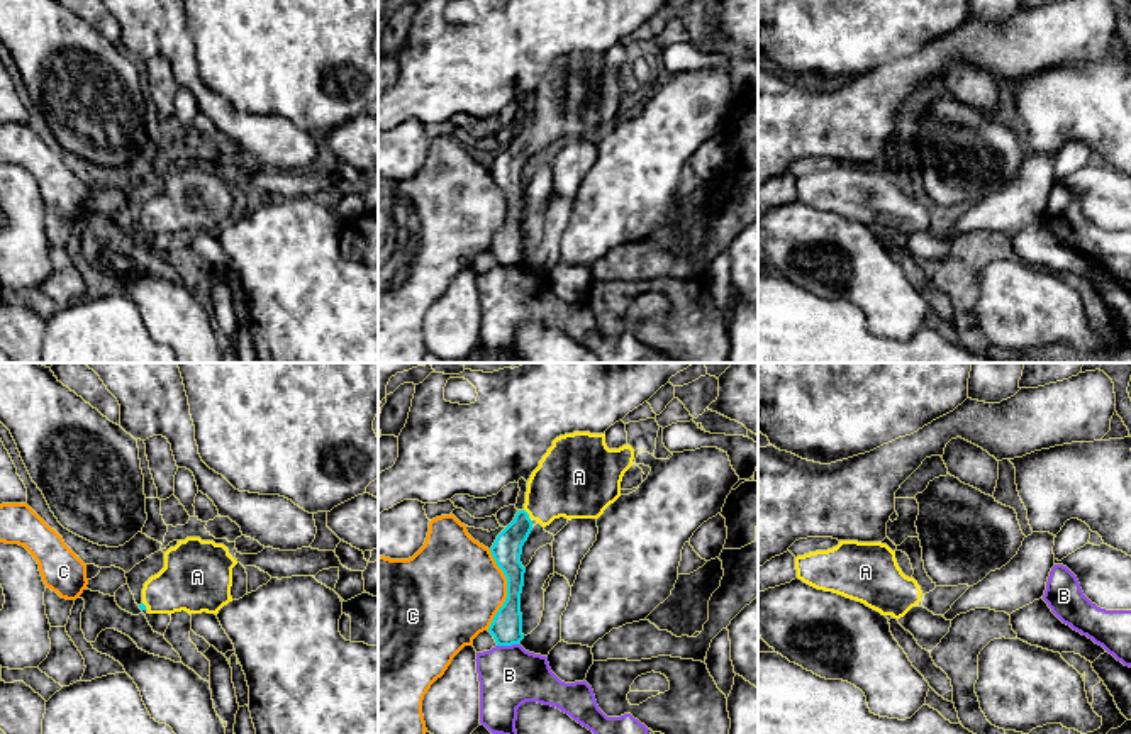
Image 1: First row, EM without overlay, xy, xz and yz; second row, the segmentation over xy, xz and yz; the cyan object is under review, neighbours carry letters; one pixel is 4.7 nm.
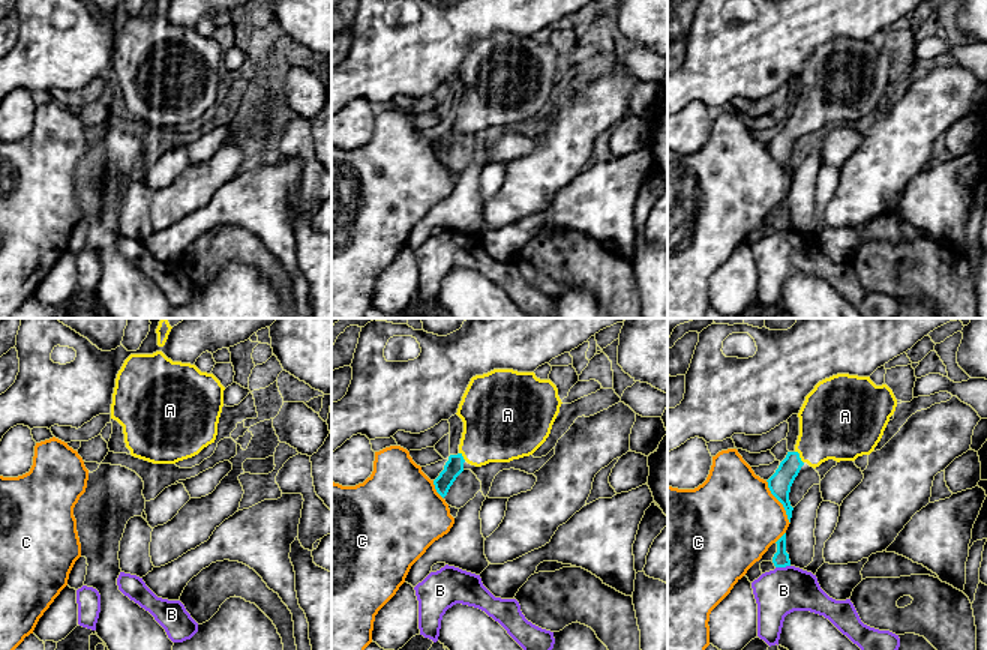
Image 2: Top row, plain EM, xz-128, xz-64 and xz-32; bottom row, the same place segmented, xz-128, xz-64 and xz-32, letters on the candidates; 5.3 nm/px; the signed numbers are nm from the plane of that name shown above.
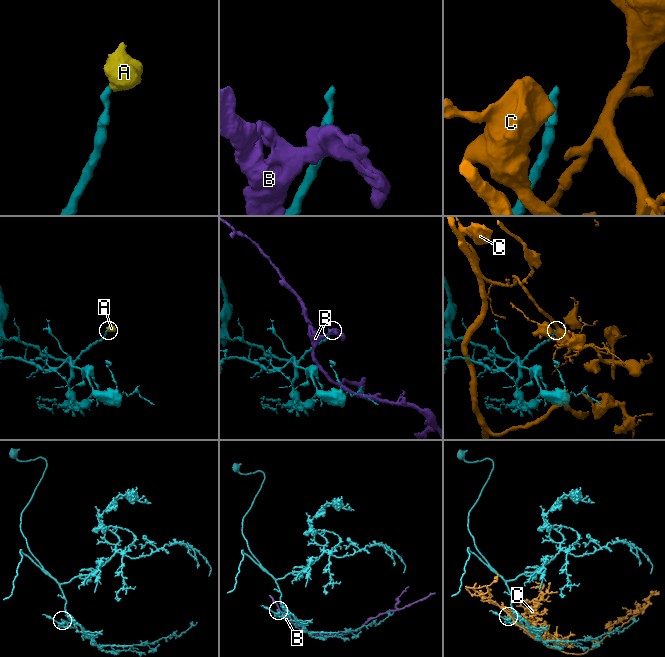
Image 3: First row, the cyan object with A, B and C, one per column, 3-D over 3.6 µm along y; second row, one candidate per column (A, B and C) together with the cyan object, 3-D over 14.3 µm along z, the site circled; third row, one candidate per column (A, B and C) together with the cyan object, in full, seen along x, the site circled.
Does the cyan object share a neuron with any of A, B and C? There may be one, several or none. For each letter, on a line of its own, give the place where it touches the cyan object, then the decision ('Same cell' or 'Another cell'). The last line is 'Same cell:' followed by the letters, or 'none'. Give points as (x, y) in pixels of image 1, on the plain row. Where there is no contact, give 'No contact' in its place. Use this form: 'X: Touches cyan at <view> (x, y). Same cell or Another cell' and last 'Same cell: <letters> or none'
A: Touches cyan at xz (526, 133). Same cell
B: Touches cyan at xz (507, 265). Another cell
C: Touches cyan at xz (507, 211). Another cell
Same cell: A

